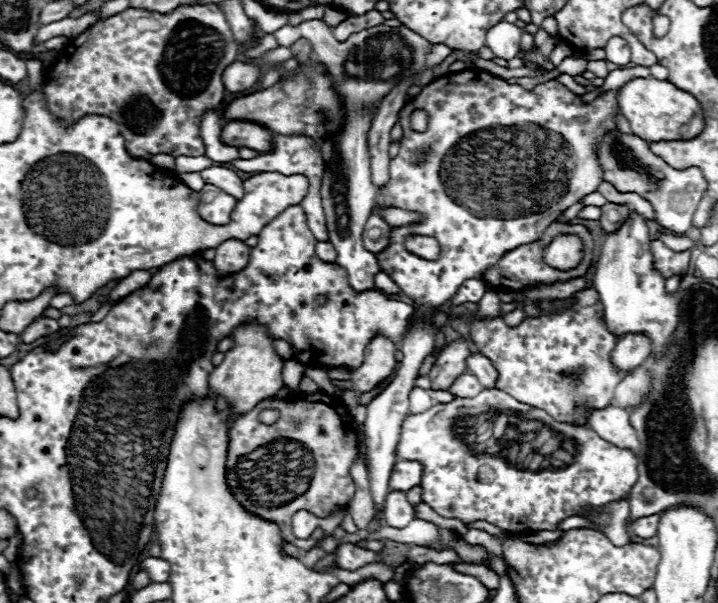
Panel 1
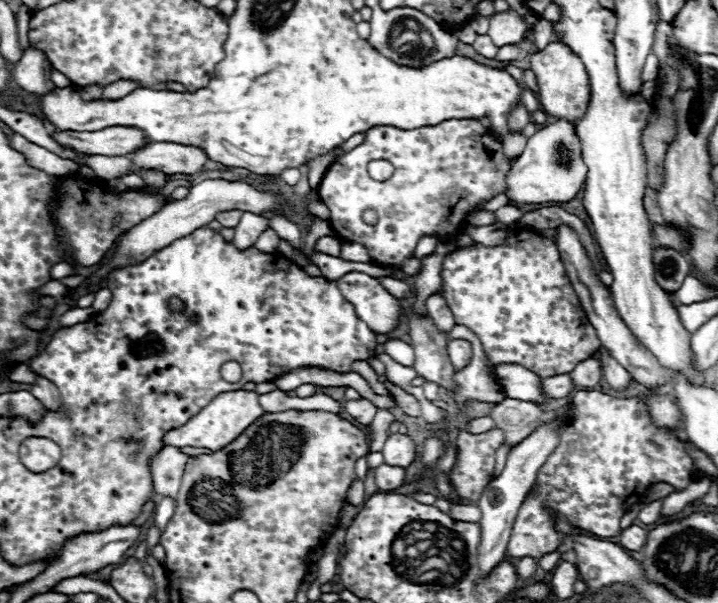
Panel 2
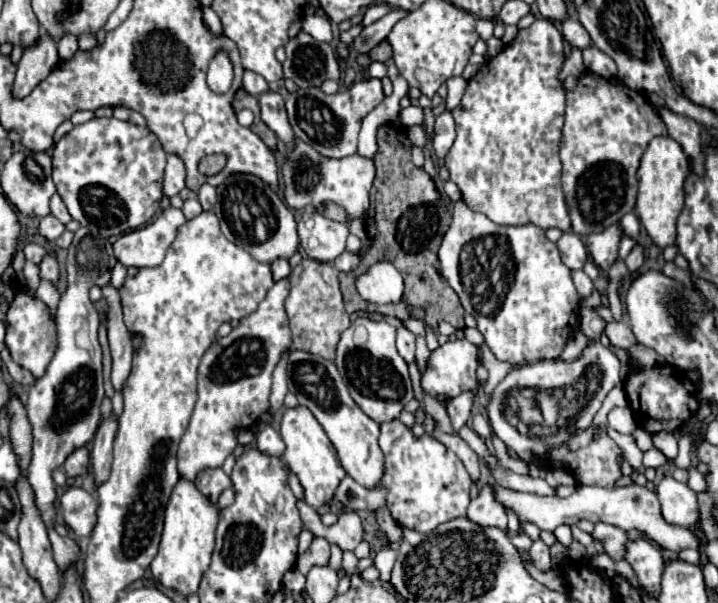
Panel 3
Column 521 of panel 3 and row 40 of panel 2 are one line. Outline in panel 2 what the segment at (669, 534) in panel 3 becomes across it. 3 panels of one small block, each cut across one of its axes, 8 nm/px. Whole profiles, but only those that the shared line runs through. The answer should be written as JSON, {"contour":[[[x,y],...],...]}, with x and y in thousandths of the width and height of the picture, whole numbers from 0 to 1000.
{"contour":[[[705,17],[705,20],[691,20],[682,27],[682,46],[680,46],[680,60],[685,63],[685,70],[696,80],[705,73],[716,73],[724,70],[733,50],[733,36],[730,30],[716,20],[716,17]]]}

